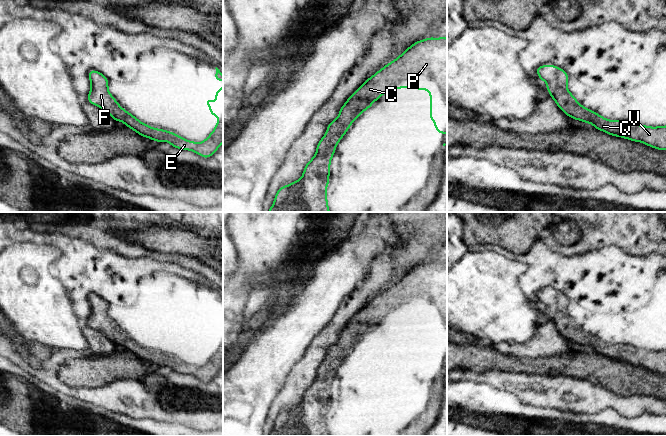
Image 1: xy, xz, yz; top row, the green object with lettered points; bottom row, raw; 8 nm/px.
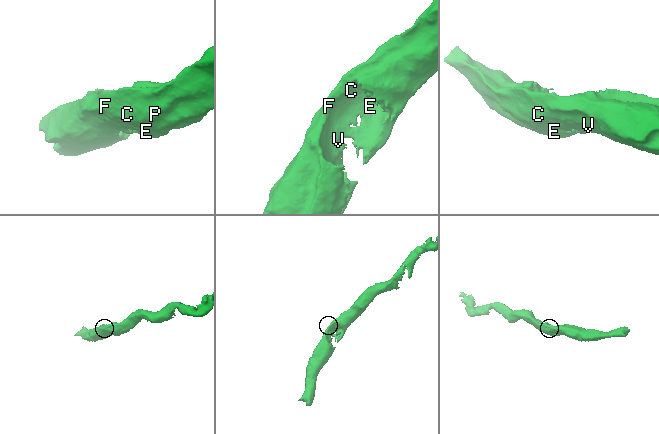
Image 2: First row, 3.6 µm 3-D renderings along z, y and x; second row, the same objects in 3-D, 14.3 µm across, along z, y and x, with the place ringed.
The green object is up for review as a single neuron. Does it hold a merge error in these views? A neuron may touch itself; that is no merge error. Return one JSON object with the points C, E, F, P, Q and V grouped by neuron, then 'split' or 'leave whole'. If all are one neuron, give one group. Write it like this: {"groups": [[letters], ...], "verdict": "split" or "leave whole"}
{"groups": [["C", "E", "F", "P", "Q", "V"]], "verdict": "leave whole"}

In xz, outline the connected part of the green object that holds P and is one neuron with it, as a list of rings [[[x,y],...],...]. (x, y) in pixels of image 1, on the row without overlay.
[[[428,261],[426,264],[415,266],[398,282],[367,303],[341,331],[339,340],[328,349],[325,359],[317,369],[316,378],[306,388],[302,401],[278,414],[268,436],[330,436],[326,413],[329,407],[330,386],[337,367],[356,342],[371,331],[381,319],[386,318],[388,313],[406,311],[430,315],[430,343],[434,345],[438,357],[447,358],[447,262]]]

